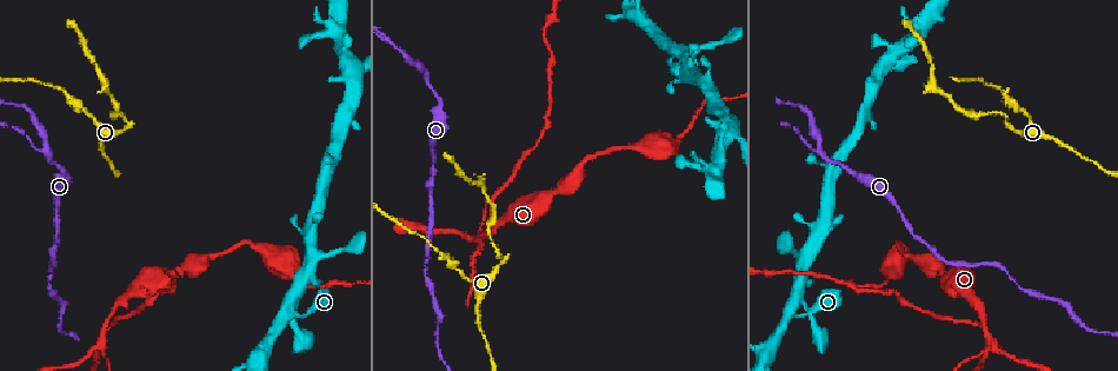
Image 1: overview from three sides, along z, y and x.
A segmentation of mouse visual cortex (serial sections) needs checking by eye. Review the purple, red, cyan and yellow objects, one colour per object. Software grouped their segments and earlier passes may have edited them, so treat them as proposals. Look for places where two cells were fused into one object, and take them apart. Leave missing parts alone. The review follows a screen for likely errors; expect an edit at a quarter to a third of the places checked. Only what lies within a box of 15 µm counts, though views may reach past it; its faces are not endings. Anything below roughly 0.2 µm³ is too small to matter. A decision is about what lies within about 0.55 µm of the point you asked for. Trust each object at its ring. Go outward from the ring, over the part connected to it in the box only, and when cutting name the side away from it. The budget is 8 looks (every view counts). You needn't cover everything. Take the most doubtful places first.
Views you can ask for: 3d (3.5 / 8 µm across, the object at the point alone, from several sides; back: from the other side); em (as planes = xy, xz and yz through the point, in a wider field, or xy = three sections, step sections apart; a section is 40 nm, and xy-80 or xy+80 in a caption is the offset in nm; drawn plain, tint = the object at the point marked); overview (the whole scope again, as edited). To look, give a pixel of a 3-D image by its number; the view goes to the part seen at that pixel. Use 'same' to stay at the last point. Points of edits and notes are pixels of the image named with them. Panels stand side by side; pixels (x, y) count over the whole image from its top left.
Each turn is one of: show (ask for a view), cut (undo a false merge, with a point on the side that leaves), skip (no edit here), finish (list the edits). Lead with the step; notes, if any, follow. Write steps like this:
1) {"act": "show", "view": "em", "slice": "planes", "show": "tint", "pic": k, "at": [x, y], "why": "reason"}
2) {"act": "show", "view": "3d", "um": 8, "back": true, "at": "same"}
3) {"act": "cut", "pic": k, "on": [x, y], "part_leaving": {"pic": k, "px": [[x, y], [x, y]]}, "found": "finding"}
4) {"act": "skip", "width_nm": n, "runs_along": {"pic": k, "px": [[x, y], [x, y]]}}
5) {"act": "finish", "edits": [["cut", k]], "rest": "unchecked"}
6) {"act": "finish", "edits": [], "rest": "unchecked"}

{"act": "show", "view": "3d", "um": 3.5, "pic": 1, "at": [985, 331], "why": "four or more arms meet"}

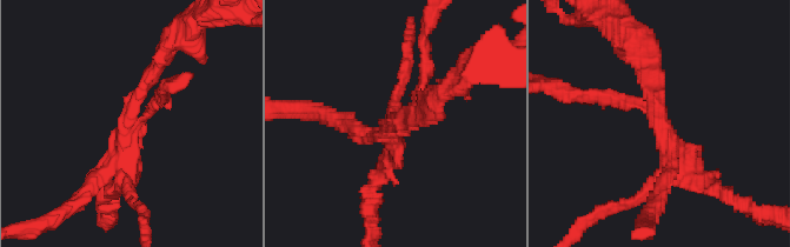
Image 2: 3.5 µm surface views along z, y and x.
{"act": "show", "view": "em", "slice": "xy", "step": 3, "show": "tint", "pic": 2, "at": [397, 124]}

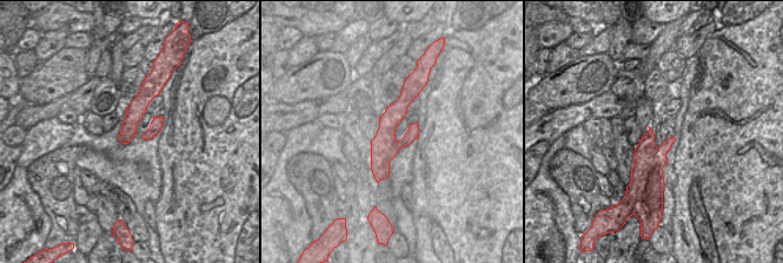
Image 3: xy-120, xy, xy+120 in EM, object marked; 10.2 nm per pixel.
{"act": "cut", "pic": 2, "on": [106, 191], "part_leaving": {"pic": 2, "px": [[138, 122], [163, 98], [159, 91]]}, "found": "a second cell is stuck on"}

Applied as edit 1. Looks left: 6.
{"act": "show", "view": "overview", "why": "redraw"}

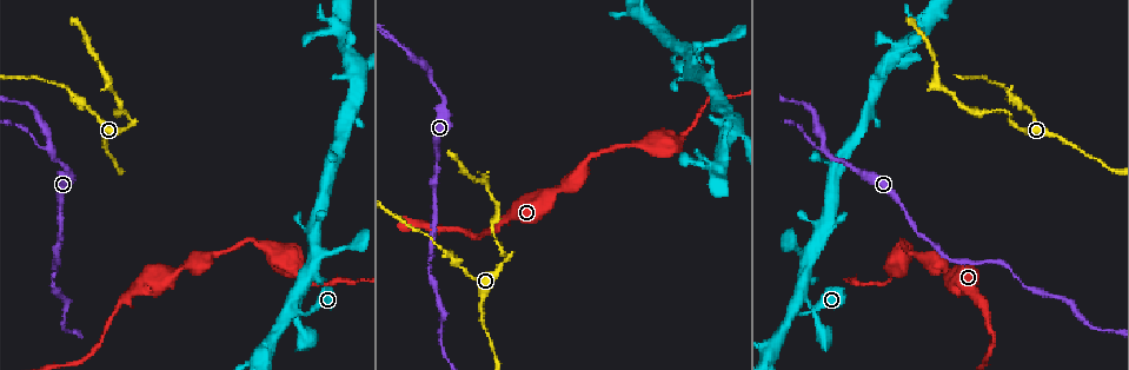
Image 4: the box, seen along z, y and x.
{"act": "show", "view": "3d", "um": 8, "pic": 4, "at": [826, 150], "why": "arms part here"}

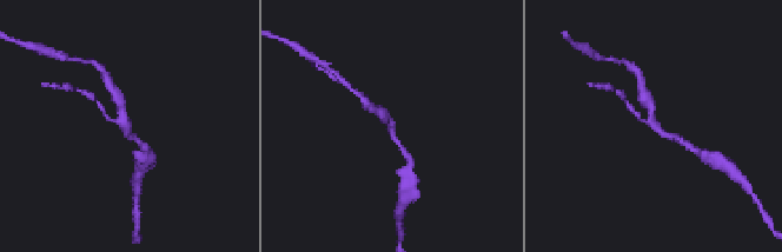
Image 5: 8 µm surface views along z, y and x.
{"act": "show", "view": "em", "slice": "xy", "step": 1, "show": "tint", "pic": 5, "at": [387, 121], "arms": 3, "arm_widths_nm": [150, 150, 350]}

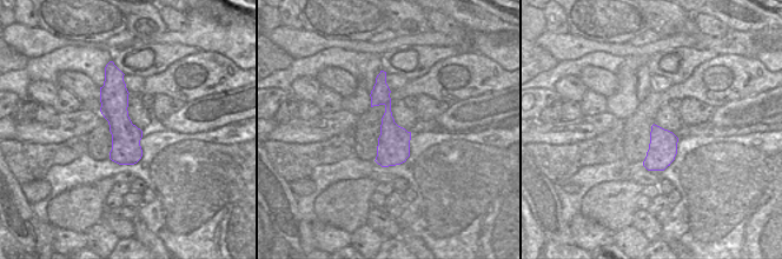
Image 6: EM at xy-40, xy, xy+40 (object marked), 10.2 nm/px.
{"act": "skip", "found": "continuous, no second cell"}

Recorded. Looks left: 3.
{"act": "show", "view": "3d", "um": 8, "pic": 4, "at": [132, 122], "why": "abrupt turn"}

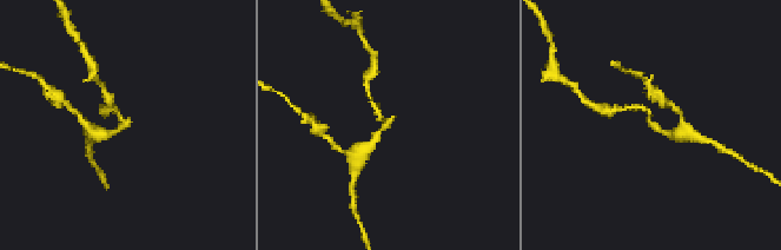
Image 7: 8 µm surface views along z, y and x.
{"act": "show", "view": "em", "slice": "xy", "step": 5, "show": "tint", "pic": 7, "at": [125, 121], "arm_widths_nm": [150, 250], "why": "shape alone is not enough"}

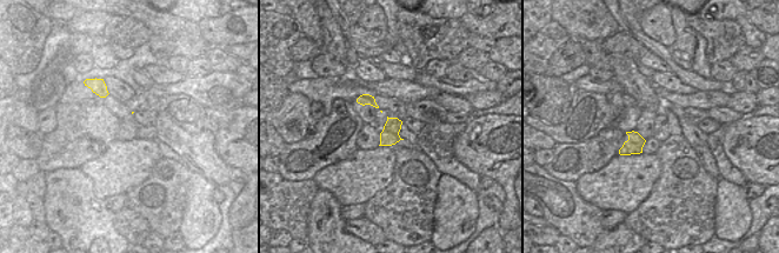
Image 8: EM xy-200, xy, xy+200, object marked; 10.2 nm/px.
{"act": "cut", "pic": 7, "on": [634, 107], "found": "a second cell is stuck on"}

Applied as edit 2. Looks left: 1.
{"act": "finish", "edits": [["cut", 2], ["cut", 7]], "rest": "unchecked"}

